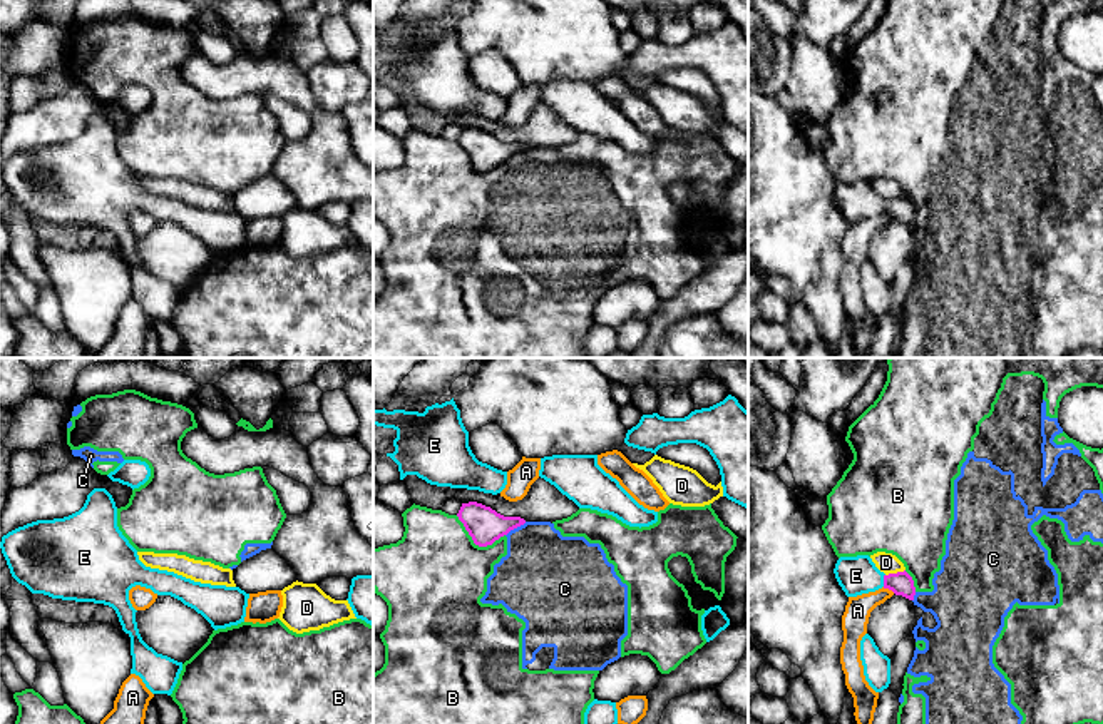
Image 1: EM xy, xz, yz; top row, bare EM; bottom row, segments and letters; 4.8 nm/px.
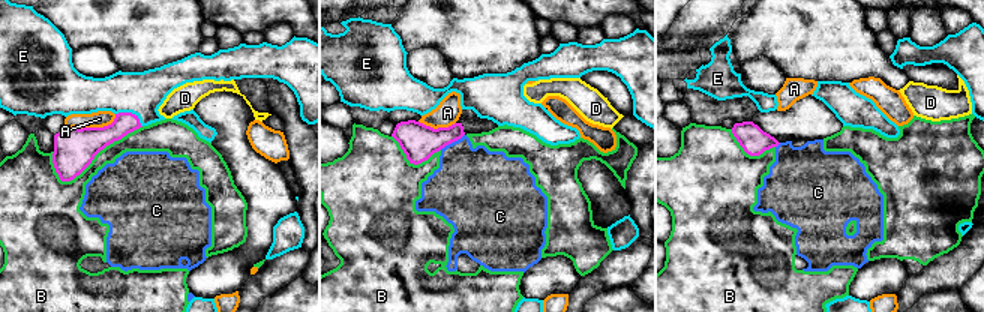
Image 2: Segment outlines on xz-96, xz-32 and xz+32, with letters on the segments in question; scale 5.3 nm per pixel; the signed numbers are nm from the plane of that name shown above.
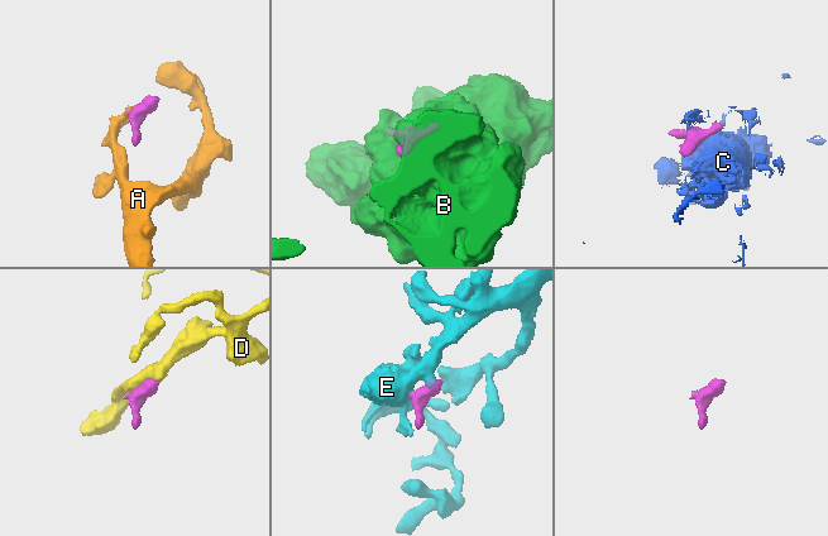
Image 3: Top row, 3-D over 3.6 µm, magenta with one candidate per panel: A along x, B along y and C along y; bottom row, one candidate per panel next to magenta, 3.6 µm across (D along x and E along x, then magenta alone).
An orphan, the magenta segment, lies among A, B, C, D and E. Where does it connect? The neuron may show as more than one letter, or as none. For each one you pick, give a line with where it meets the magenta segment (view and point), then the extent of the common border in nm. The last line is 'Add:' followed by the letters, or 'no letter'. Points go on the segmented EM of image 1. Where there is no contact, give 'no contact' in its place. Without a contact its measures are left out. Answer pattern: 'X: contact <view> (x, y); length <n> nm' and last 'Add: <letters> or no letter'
E: contact yz (884, 581); length 60 nm
Add: E

